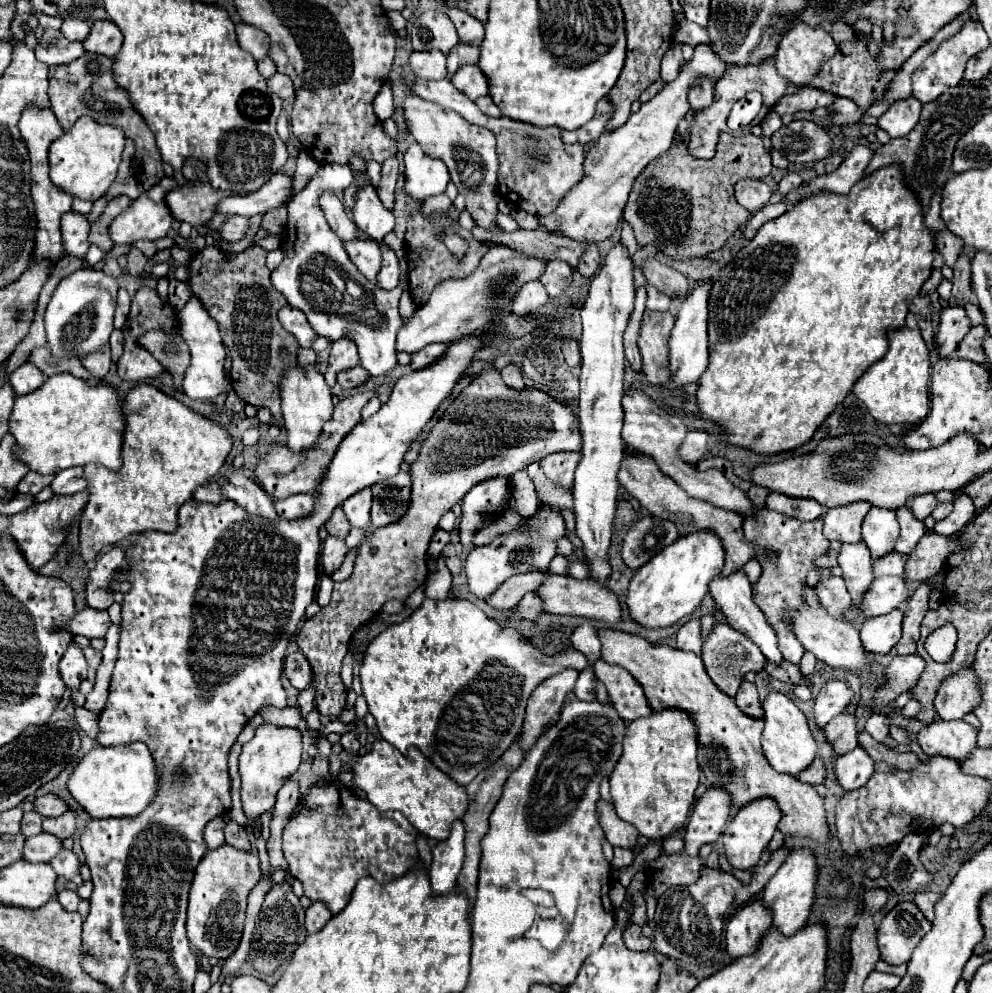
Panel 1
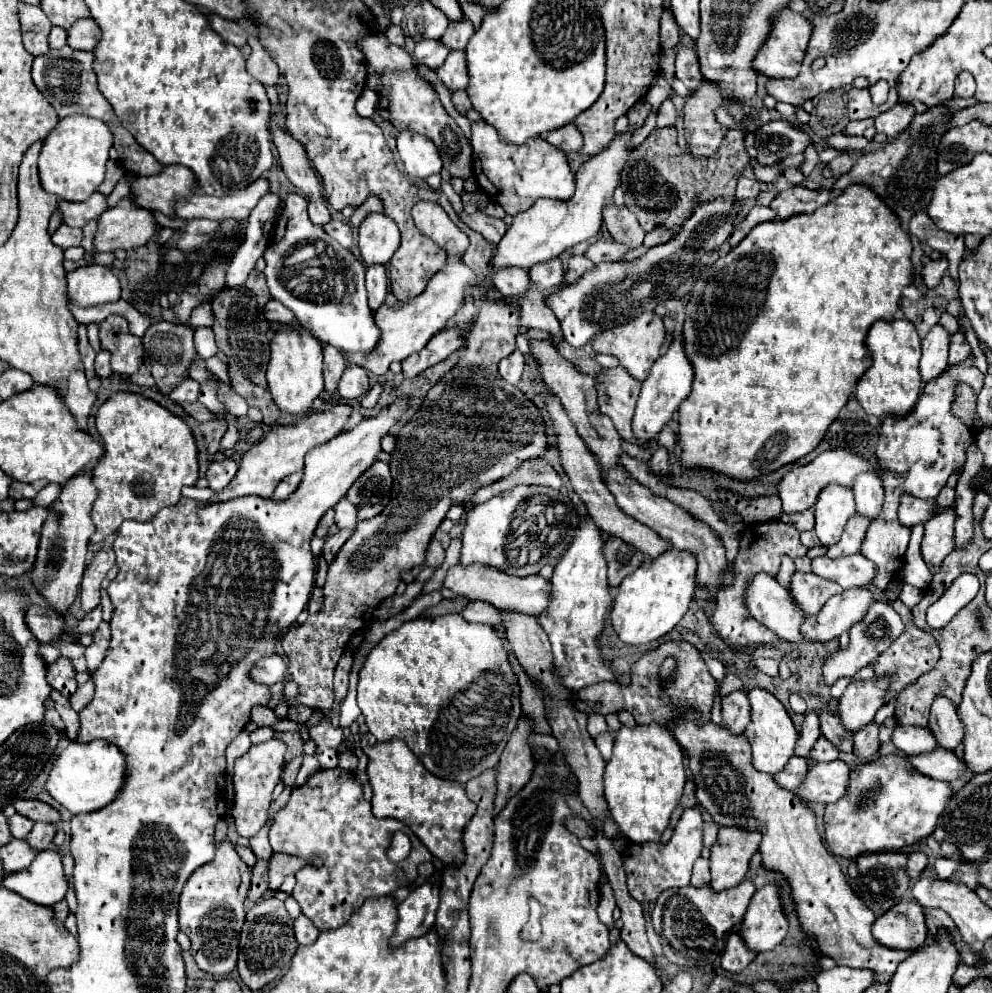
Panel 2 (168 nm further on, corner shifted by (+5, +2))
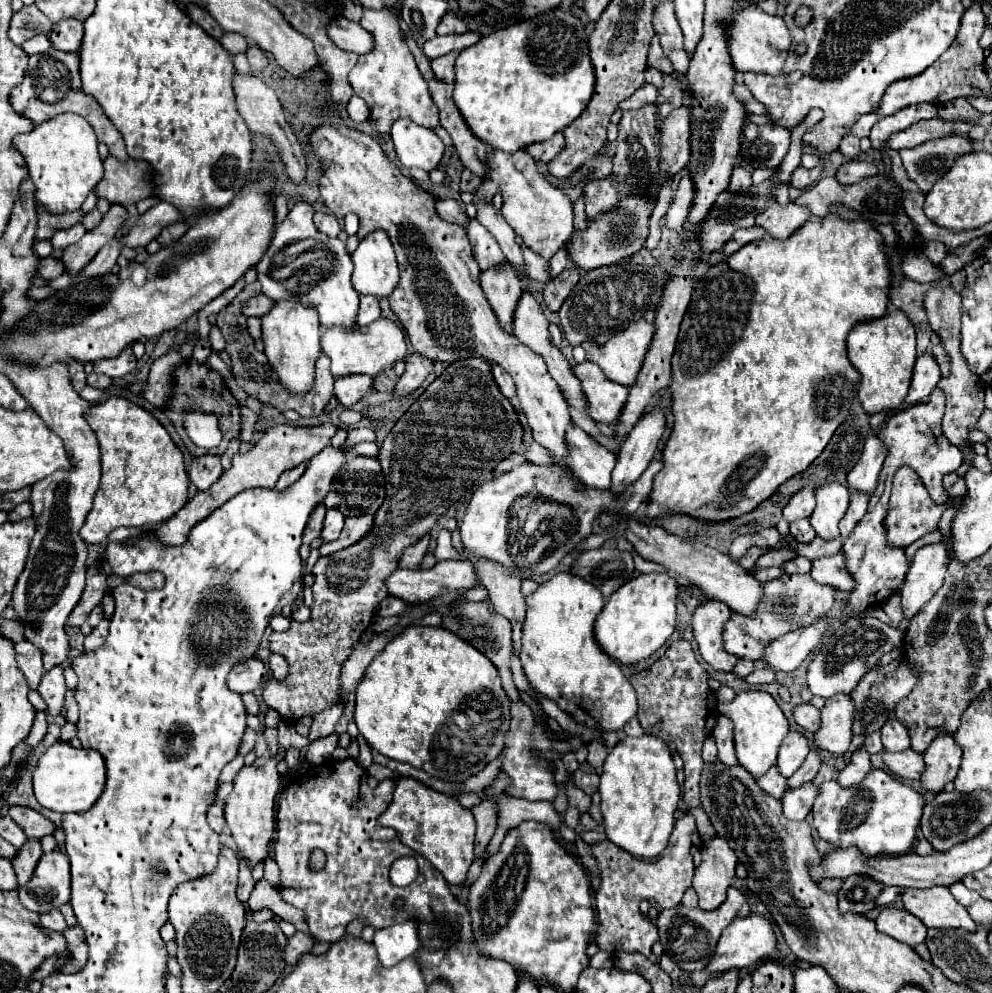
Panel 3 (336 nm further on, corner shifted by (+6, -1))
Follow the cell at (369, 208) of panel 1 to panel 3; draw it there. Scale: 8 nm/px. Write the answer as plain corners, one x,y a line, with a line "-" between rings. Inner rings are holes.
374,229
352,253
354,275
352,283
358,293
388,297
398,285
398,263
394,255
394,245
390,245
390,237
382,233
382,229

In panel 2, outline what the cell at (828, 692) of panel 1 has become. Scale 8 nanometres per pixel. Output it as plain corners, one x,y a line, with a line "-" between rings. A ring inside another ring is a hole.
811,712
805,716
805,722
801,726
801,732
799,732
799,740
797,740
797,746
795,746
795,756
809,756
813,744
817,742
817,738
821,736
821,730
819,730
819,712

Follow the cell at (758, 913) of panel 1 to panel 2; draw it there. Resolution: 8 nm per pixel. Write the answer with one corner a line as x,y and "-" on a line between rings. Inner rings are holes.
737,932
729,934
727,938
727,946
725,946
725,952
723,952
723,958
721,958
721,968
725,972
731,972
731,974
739,974
747,968
747,964
755,958
755,954
751,954
747,950
747,946
743,946
743,940
739,938

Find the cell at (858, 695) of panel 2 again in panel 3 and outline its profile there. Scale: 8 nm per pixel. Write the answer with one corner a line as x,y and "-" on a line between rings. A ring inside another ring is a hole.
846,693
830,697
822,709
820,731
814,733
818,749
844,755
854,737
854,701

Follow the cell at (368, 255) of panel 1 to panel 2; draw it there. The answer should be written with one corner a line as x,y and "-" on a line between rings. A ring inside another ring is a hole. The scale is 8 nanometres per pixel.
331,220
331,222
327,222
323,226
323,230
331,238
335,238
341,246
345,246
345,248
351,250
351,246
353,246
353,230
351,230
351,226
347,222
343,222
343,220

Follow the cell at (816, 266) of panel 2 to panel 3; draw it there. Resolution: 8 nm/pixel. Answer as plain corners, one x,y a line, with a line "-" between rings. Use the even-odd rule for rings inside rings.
828,215
824,219
810,219
806,221
806,225
796,229
796,233
792,233
786,241
764,237
760,241
746,243
746,247
738,249
734,255
712,265
706,271
706,275
696,283
692,301
680,325
680,335
672,357
670,391
674,387
674,405
672,405
674,429
662,451
664,467
654,477
654,487
650,493
650,501
660,507
658,515
664,515
666,511
680,511
694,517
702,517
704,521
724,521
724,519
740,517
756,509
756,505
768,499
776,491
776,487
782,485
786,479
794,477
796,473
802,473
824,451
836,427
848,415
852,399
856,397
856,391
860,387
860,373
858,369
854,369
854,365
848,359
846,337
854,325
886,315
890,283
892,283
892,271
888,265
888,255
884,251
884,239
872,227
872,223
868,223
862,217
856,217
854,221
846,221
838,215

